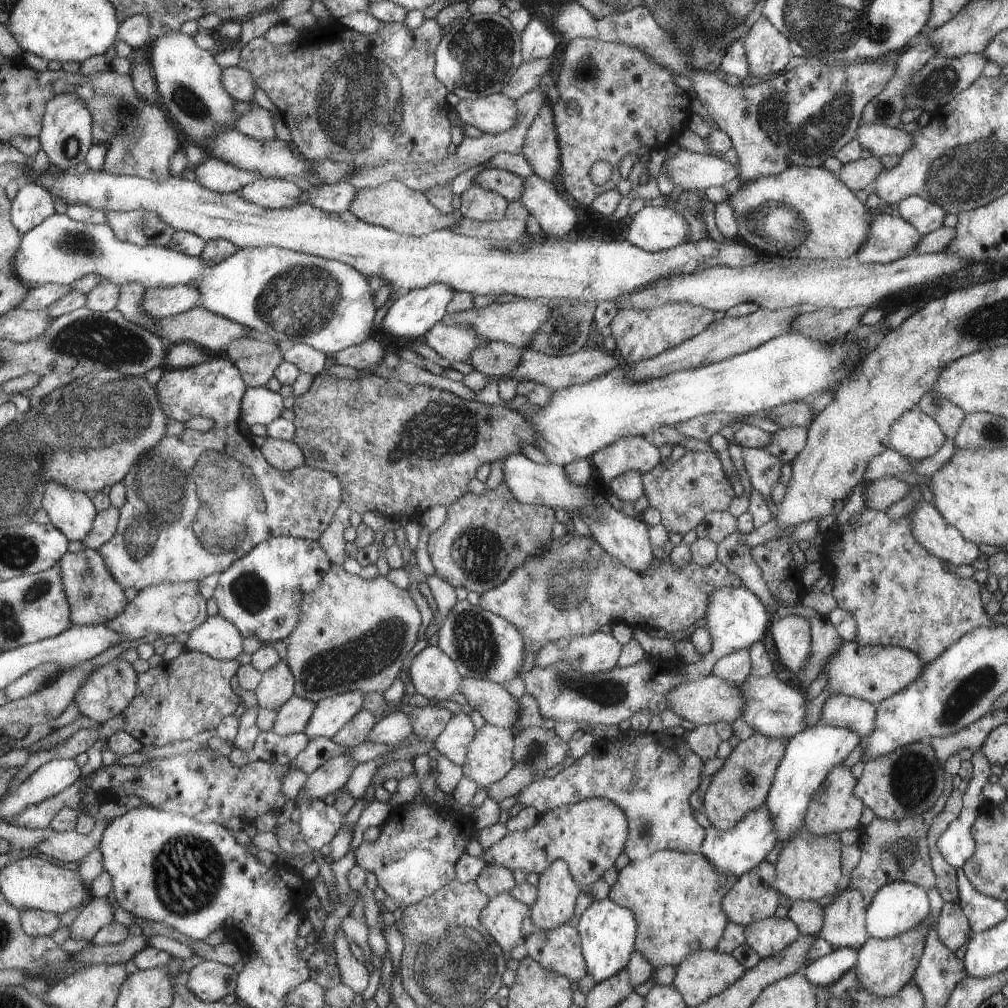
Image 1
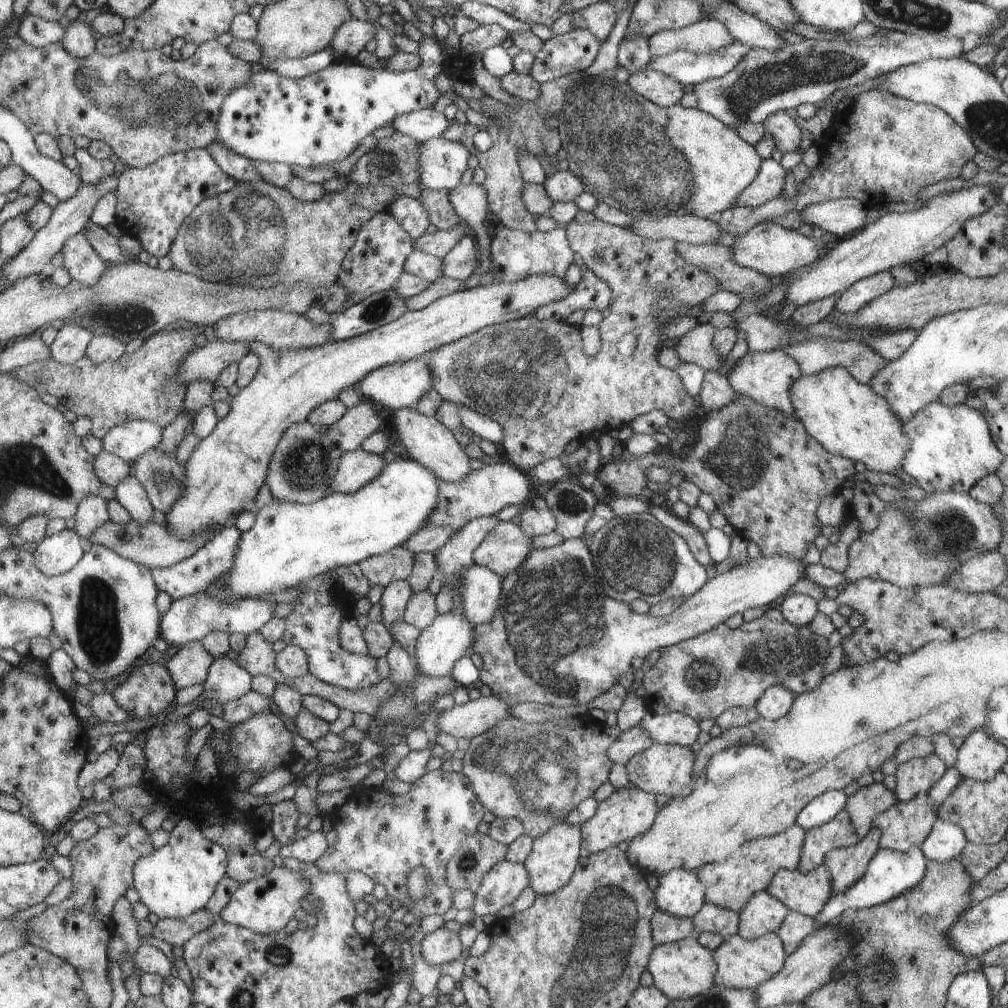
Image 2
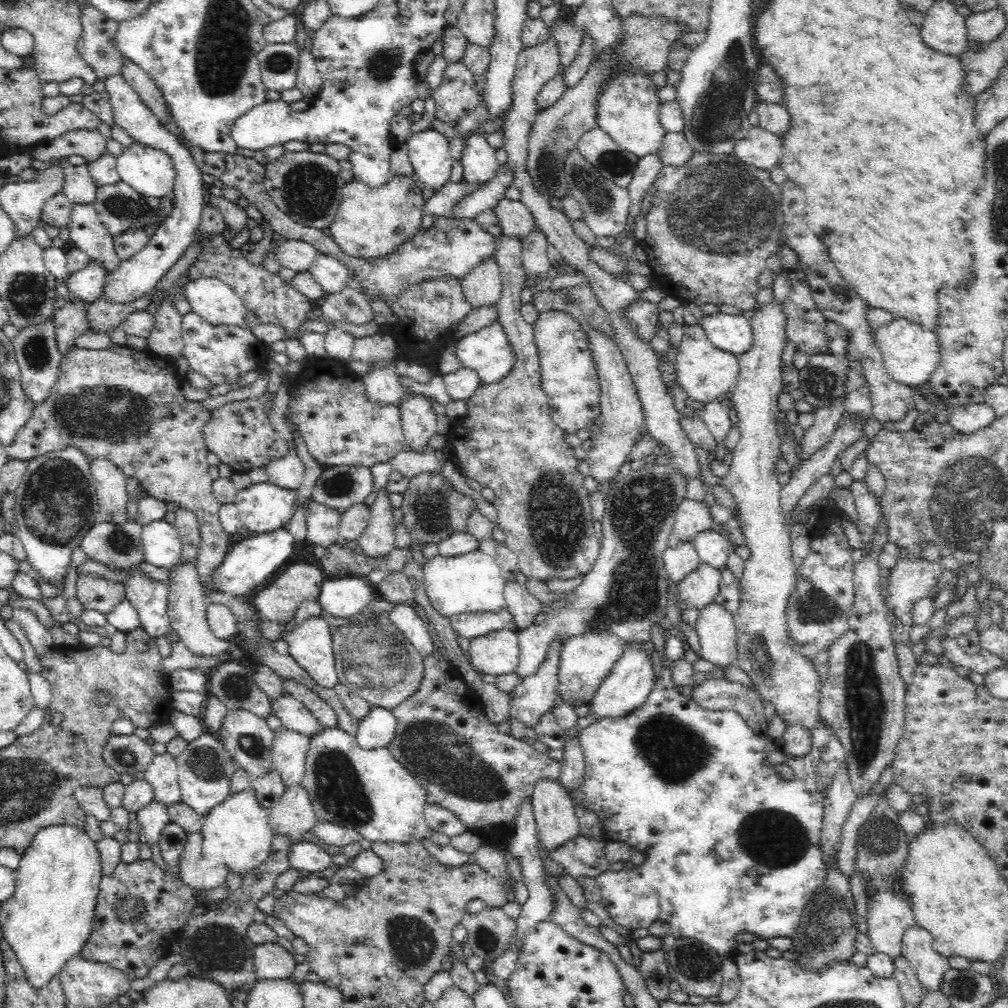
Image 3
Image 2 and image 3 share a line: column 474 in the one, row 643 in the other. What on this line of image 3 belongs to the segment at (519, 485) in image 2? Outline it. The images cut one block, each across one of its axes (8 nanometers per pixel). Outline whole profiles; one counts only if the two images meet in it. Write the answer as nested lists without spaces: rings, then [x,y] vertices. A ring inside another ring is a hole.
[[[494,630],[469,641],[468,658],[479,673],[498,677],[517,669],[520,656],[517,632]]]

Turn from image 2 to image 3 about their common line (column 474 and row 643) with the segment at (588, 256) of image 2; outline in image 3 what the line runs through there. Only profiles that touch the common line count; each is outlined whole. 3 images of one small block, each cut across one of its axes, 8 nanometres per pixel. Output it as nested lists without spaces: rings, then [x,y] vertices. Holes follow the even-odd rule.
[[[367,605],[365,610],[349,620],[348,624],[330,630],[338,684],[366,699],[372,707],[381,706],[388,710],[396,708],[422,686],[425,673],[423,655],[390,620],[389,612],[374,612]]]

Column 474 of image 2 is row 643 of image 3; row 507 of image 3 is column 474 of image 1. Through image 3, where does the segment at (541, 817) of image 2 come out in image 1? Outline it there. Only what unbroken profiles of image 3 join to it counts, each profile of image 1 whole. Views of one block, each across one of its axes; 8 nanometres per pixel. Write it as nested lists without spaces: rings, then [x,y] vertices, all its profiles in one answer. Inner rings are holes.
[[[485,723],[476,729],[476,736],[469,745],[461,765],[462,776],[470,778],[481,788],[499,781],[513,768],[511,748],[514,744],[510,728]]]

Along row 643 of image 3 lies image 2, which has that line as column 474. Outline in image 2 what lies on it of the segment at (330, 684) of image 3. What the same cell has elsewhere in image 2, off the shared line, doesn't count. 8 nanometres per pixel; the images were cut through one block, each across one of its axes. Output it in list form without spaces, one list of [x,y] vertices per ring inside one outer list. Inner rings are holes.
[[[533,274],[522,278],[517,282],[492,282],[487,285],[475,286],[470,290],[455,291],[435,302],[425,306],[421,310],[407,311],[401,314],[395,321],[378,326],[368,333],[345,339],[344,341],[327,342],[325,346],[315,348],[278,350],[265,346],[257,341],[245,343],[249,353],[257,355],[260,366],[256,376],[247,386],[239,389],[239,392],[229,401],[229,411],[213,430],[200,439],[192,456],[189,457],[184,479],[185,493],[173,504],[169,512],[165,512],[165,532],[173,534],[179,540],[187,540],[189,536],[195,536],[203,530],[215,528],[215,533],[220,529],[232,524],[233,520],[246,507],[254,502],[255,496],[264,484],[268,476],[268,464],[272,460],[276,445],[284,430],[295,422],[303,422],[308,414],[322,402],[338,398],[340,390],[347,386],[356,386],[357,382],[365,378],[365,374],[371,373],[376,368],[387,366],[395,362],[408,361],[410,358],[427,355],[439,346],[456,341],[467,336],[484,326],[501,324],[507,321],[516,321],[520,318],[531,316],[541,306],[549,302],[559,302],[561,298],[567,298],[576,289],[564,278],[557,278],[557,274]]]

